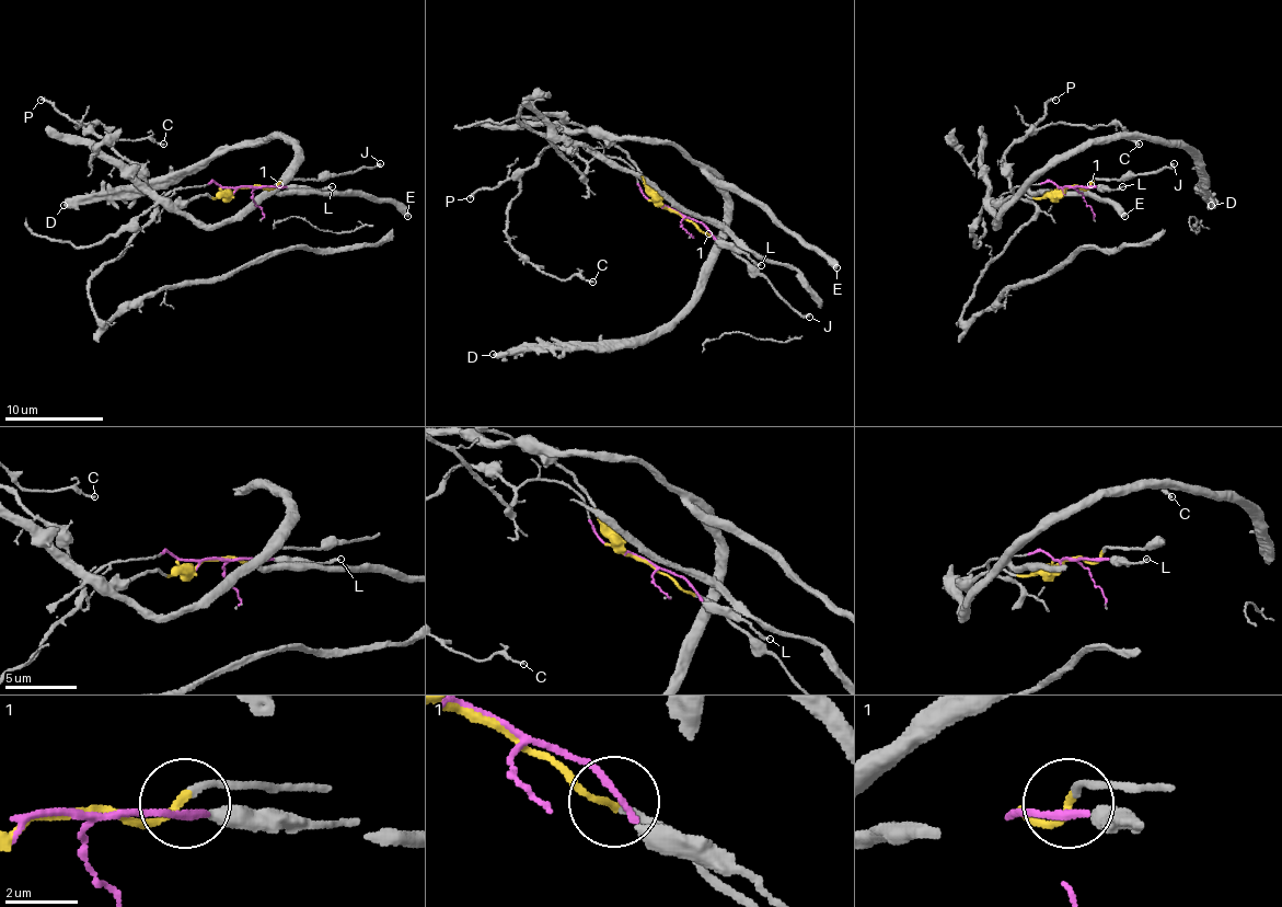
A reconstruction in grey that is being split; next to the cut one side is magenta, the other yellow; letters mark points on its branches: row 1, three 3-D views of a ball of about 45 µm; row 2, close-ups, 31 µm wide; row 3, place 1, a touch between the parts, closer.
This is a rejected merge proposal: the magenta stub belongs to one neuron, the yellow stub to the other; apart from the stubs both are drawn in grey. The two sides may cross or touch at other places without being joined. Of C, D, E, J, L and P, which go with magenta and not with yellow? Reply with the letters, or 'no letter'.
C, L, P

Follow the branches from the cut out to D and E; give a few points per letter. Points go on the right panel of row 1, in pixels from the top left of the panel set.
D: (1069, 188), (1014, 194), (994, 210), (997, 224), (1053, 161), (1122, 137), (1167, 139), (1196, 159), (1211, 206)
E: (1069, 188), (1041, 198), (1014, 194), (994, 210), (997, 224), (1024, 191), (1085, 191), (1108, 198), (1124, 216)

